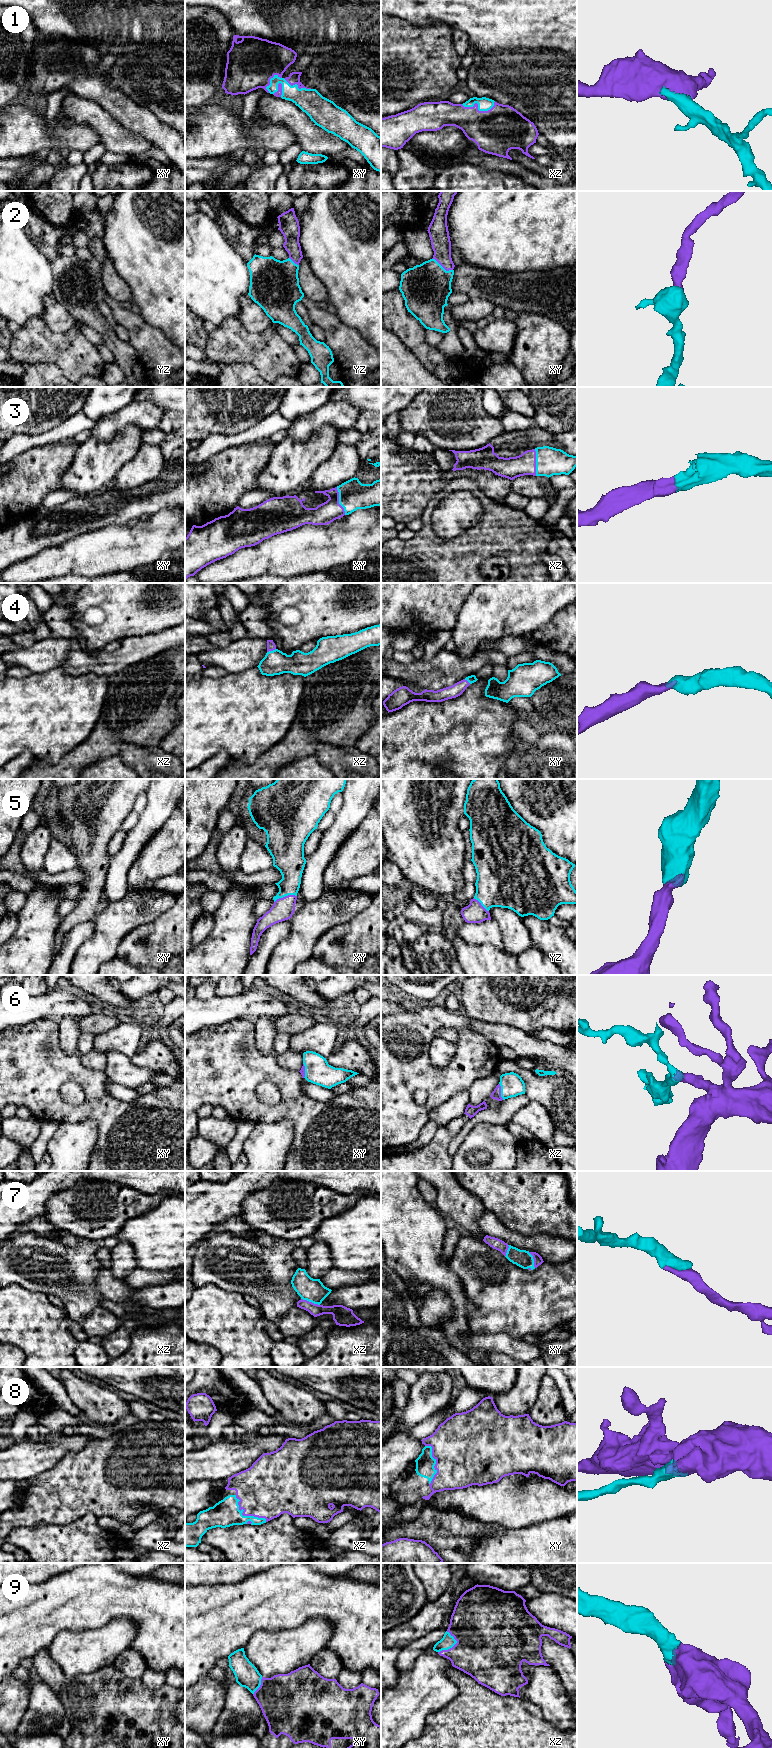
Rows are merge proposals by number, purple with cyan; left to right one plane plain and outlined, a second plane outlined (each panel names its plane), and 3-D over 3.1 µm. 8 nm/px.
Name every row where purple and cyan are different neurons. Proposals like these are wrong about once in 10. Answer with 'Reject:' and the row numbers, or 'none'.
Reject: none

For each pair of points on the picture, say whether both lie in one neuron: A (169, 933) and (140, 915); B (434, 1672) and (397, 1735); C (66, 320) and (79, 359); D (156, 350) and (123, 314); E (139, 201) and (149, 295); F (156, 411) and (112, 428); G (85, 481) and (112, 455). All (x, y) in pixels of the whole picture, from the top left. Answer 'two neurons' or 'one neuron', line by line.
A: two neurons
B: one neuron
C: two neurons
D: one neuron
E: one neuron
F: one neuron
G: one neuron

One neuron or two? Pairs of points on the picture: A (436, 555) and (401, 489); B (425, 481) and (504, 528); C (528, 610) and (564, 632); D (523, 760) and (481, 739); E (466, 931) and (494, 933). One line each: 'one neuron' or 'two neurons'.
A: two neurons
B: two neurons
C: two neurons
D: two neurons
E: one neuron

